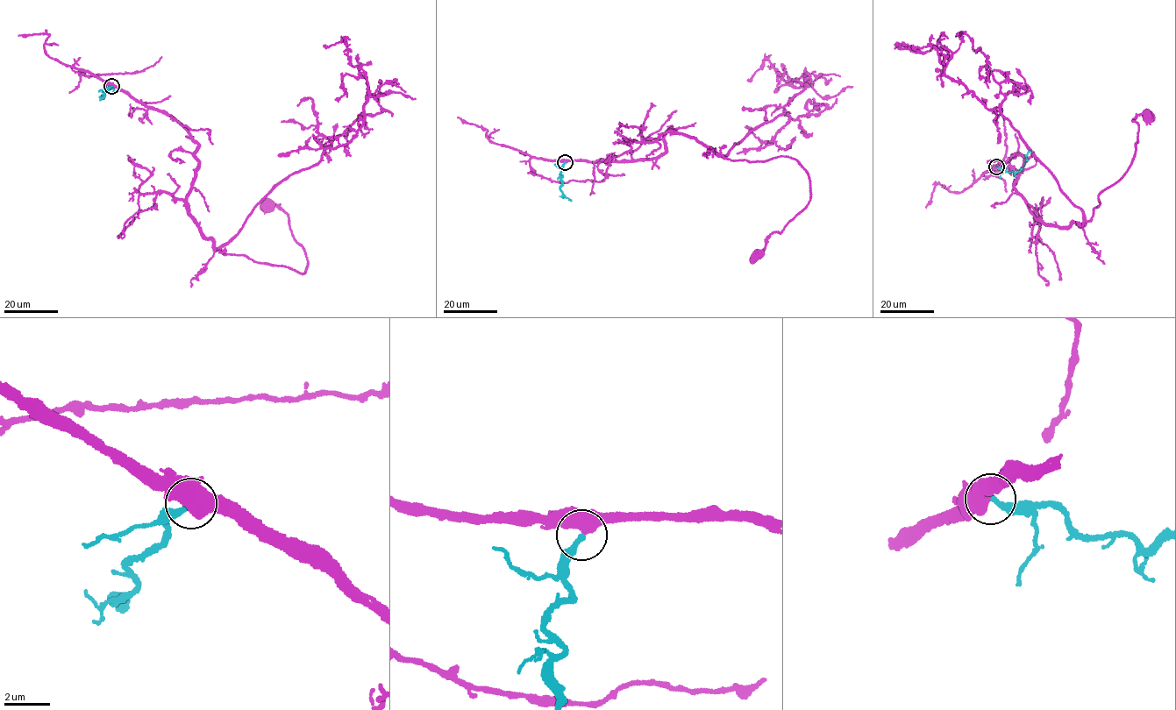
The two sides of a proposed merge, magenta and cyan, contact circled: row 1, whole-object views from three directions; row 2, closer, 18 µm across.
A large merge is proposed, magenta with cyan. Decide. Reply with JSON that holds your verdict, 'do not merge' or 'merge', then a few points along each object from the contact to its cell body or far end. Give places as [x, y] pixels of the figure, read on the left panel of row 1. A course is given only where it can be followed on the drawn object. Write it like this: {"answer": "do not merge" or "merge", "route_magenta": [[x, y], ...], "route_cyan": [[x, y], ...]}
{"answer": "merge", "route_magenta": [[111, 86], [173, 116], [198, 145], [186, 205], [214, 247], [304, 273], [305, 252], [286, 213], [266, 204]], "route_cyan": [[111, 86], [102, 98], [102, 95], [111, 88], [113, 93]]}

